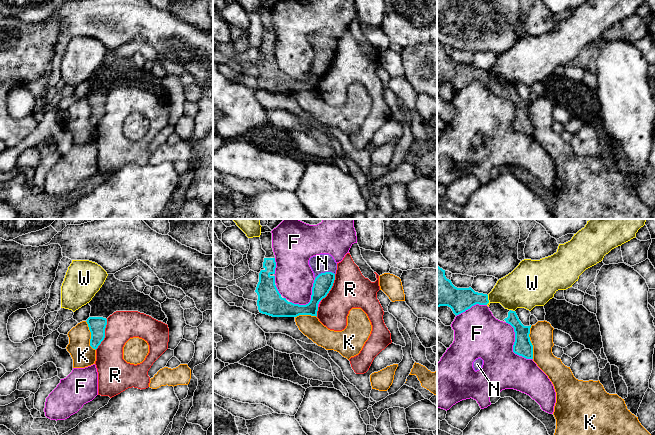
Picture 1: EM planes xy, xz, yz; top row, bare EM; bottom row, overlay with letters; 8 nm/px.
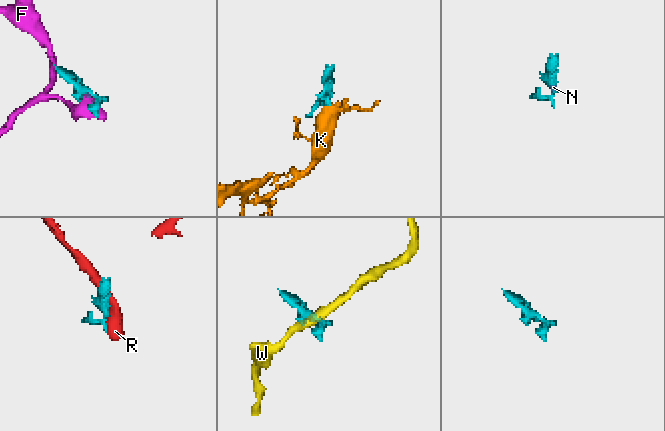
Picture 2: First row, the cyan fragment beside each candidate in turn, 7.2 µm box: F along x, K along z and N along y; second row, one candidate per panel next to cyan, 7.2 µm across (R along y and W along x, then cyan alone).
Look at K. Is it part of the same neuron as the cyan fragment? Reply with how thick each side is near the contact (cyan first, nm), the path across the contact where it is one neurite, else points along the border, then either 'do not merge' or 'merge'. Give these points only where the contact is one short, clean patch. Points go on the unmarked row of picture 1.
150/190 nm | along yz (530, 102), (529, 116), (532, 121), (533, 134) | do not merge

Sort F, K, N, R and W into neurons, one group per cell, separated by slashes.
F / K / N / R / W

